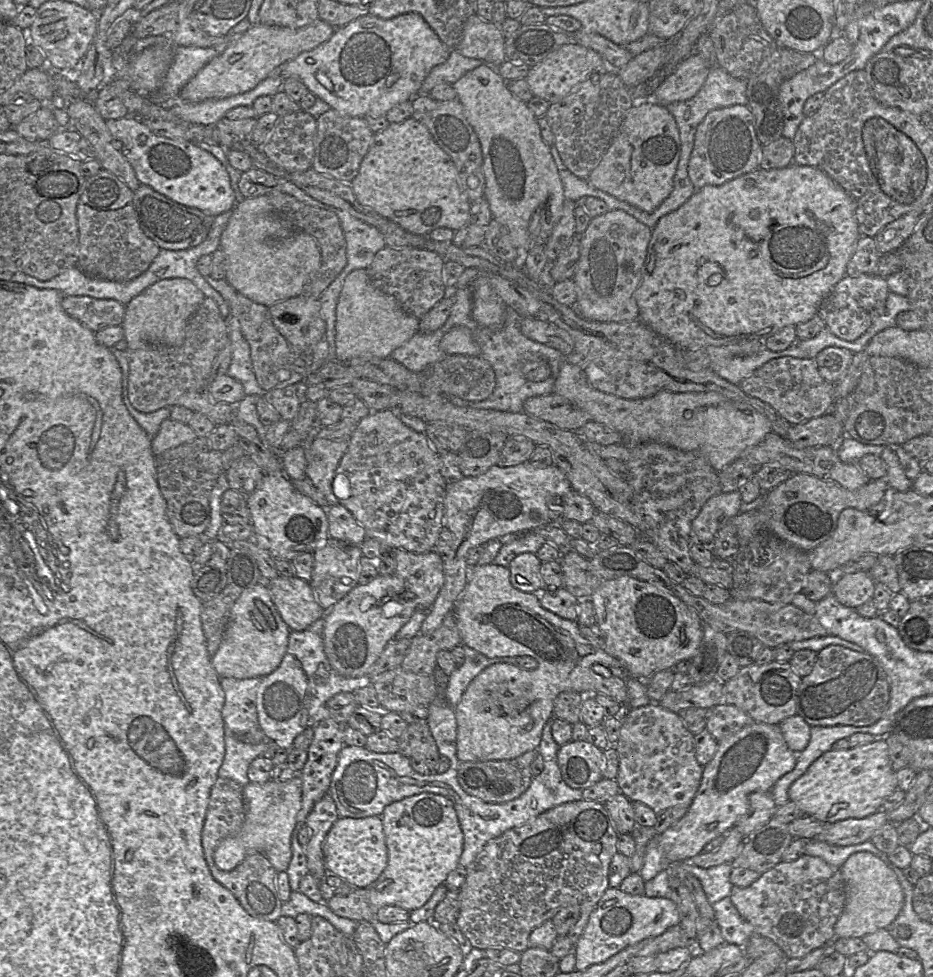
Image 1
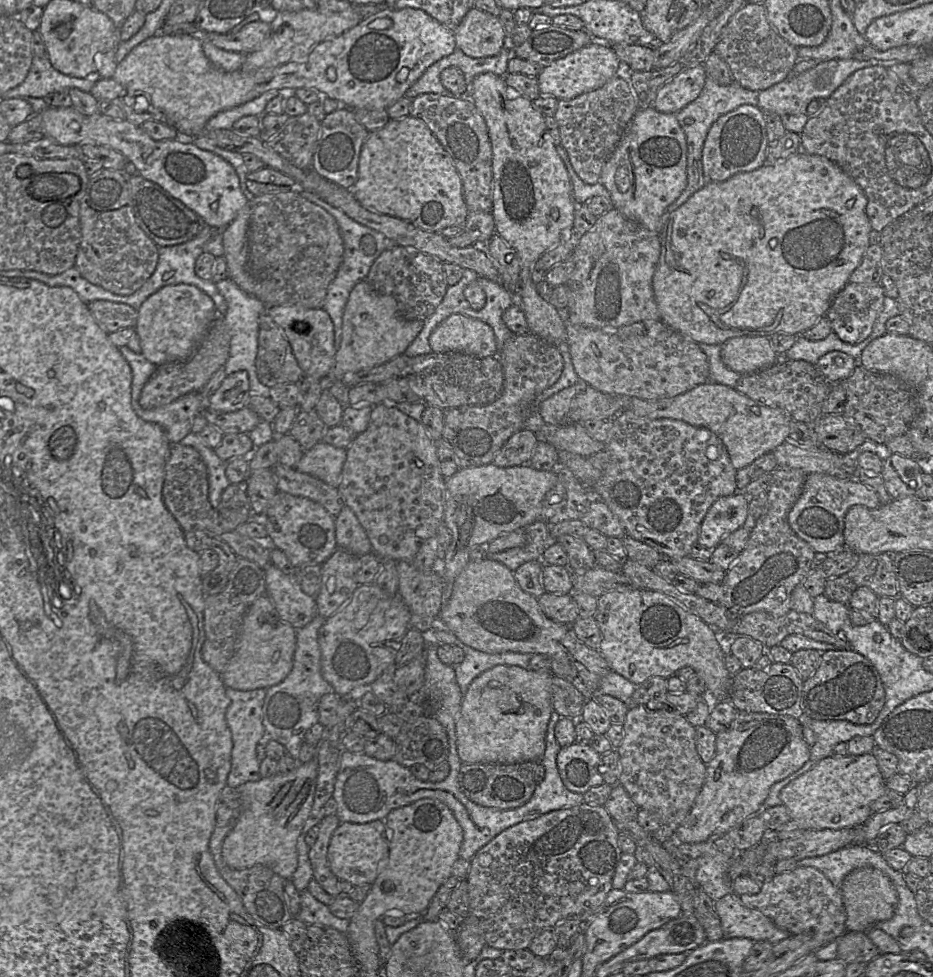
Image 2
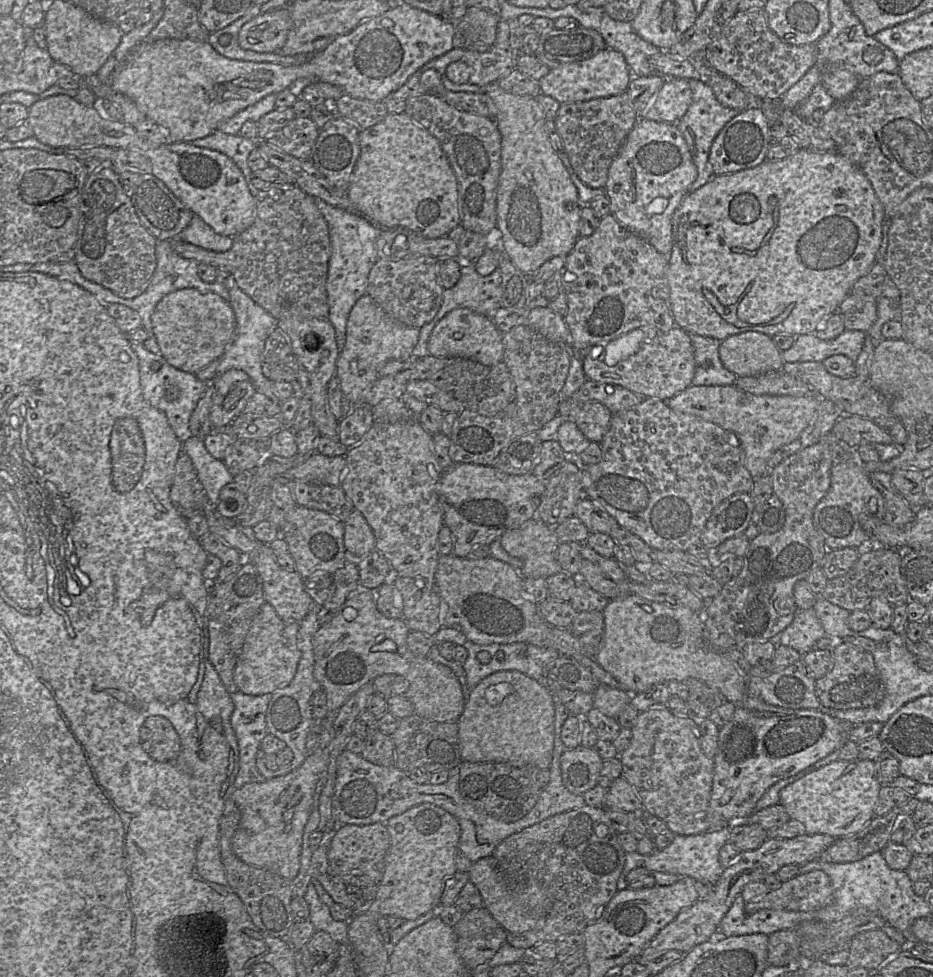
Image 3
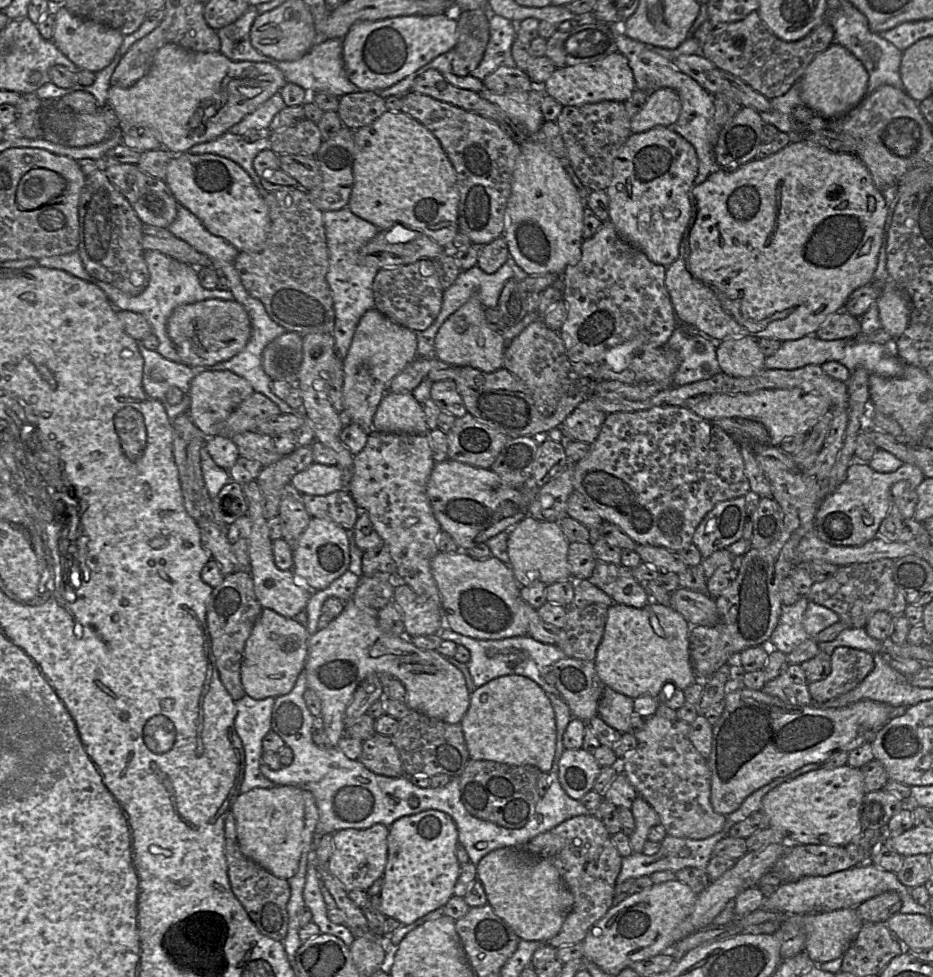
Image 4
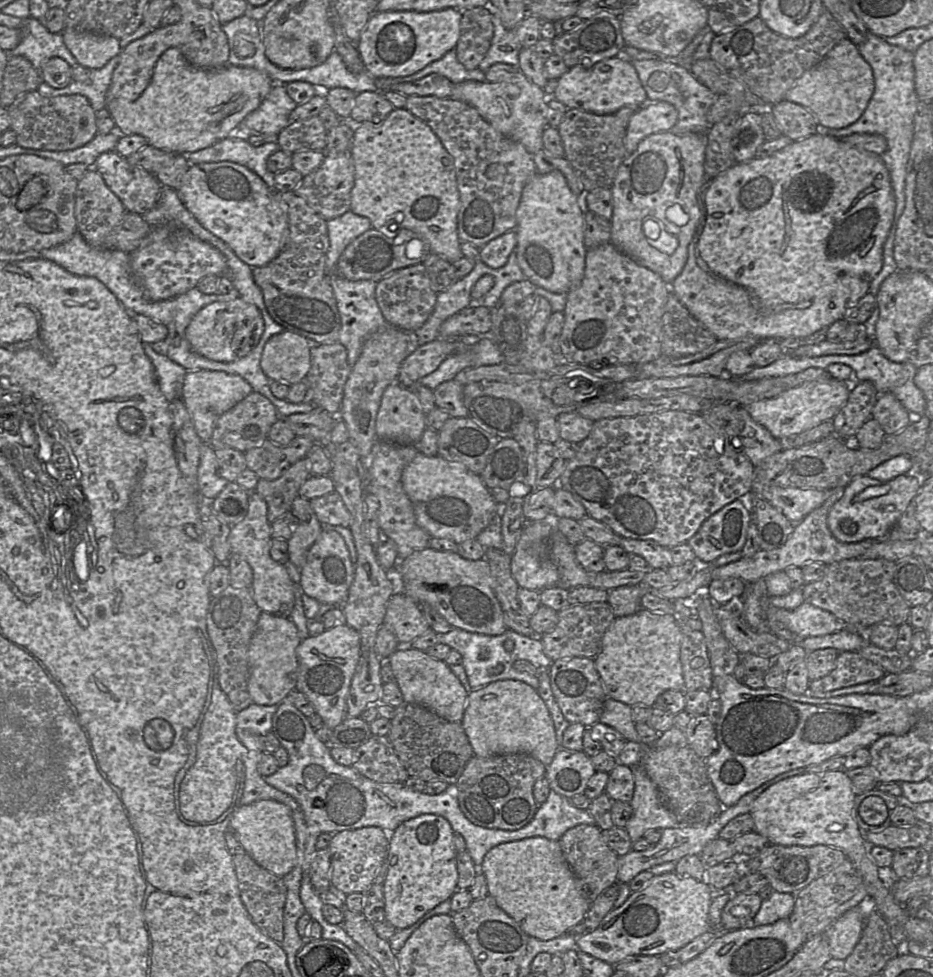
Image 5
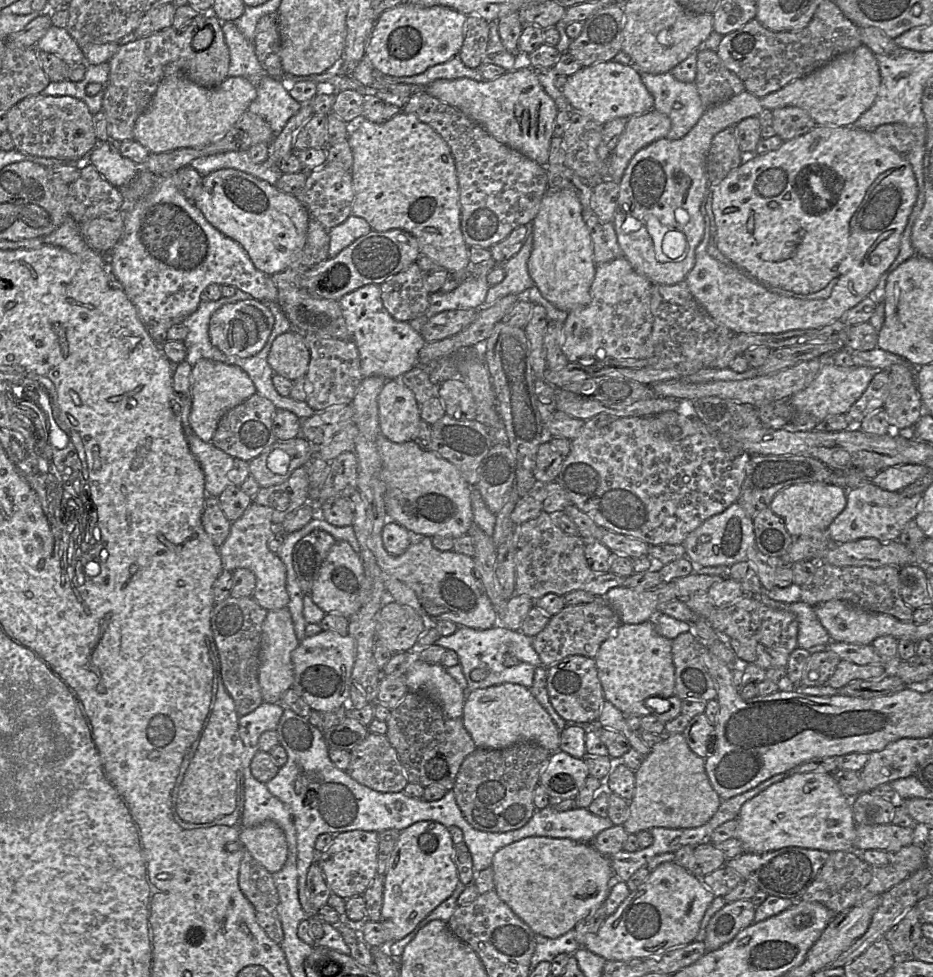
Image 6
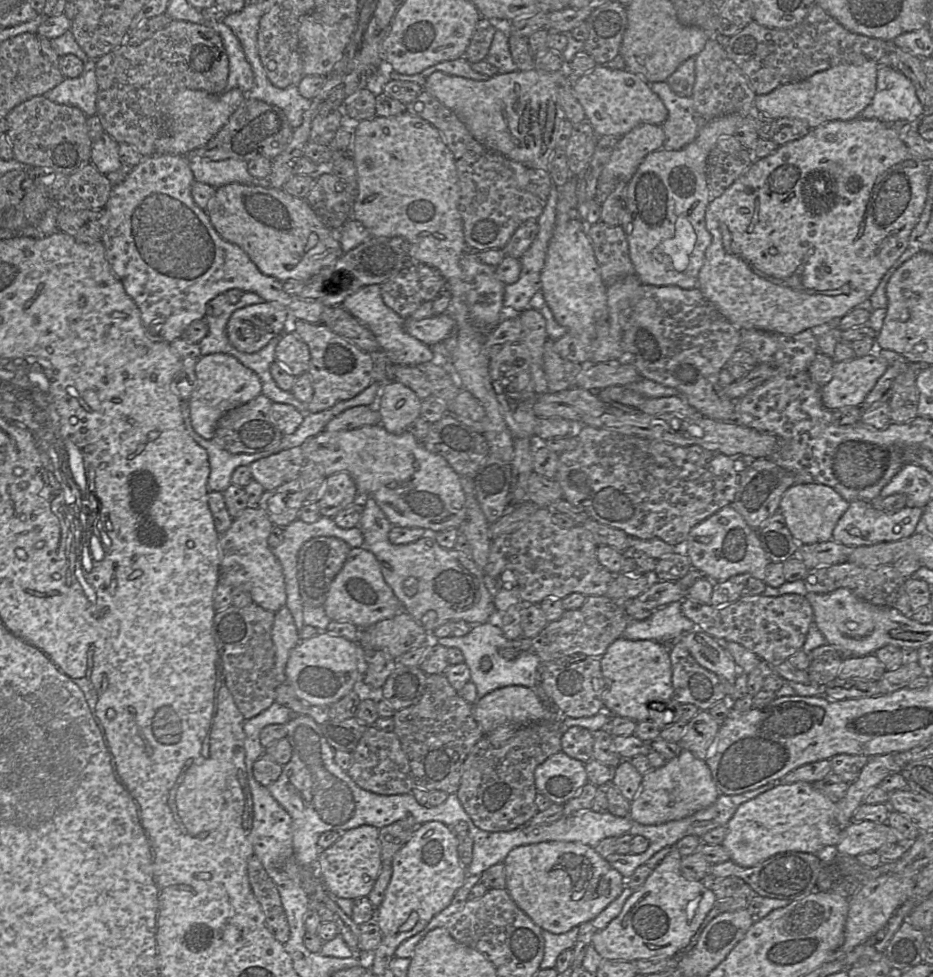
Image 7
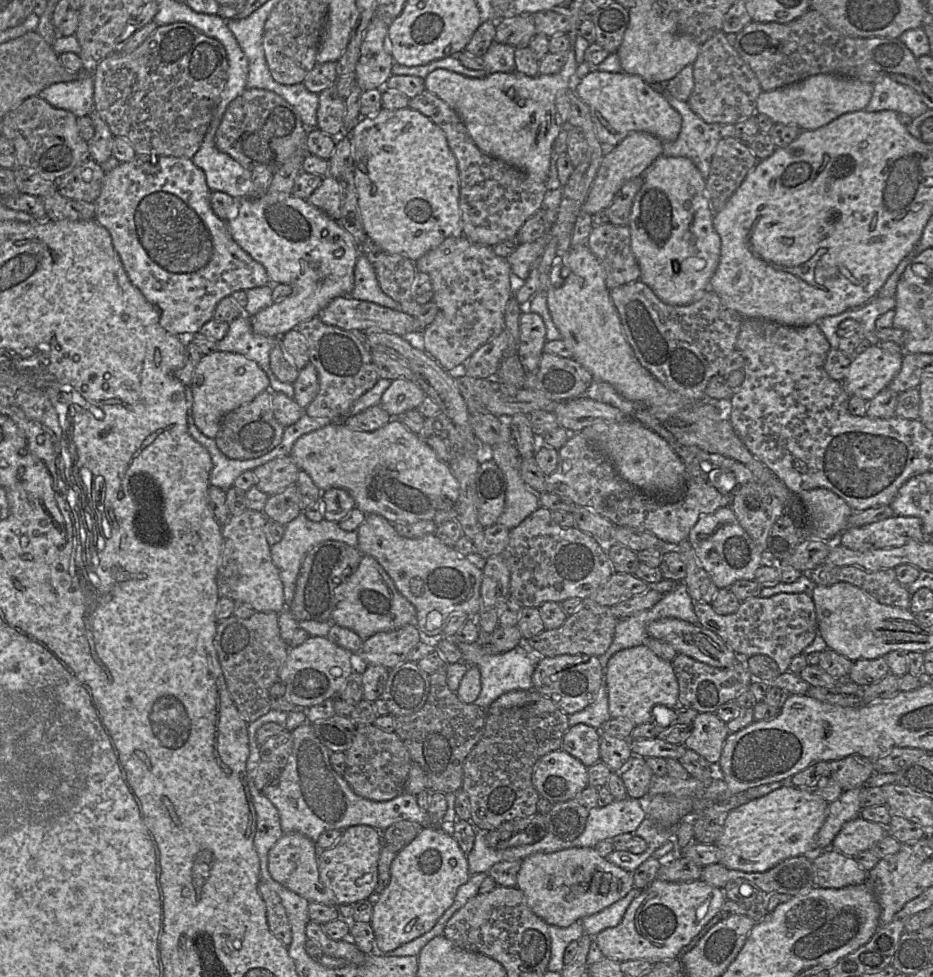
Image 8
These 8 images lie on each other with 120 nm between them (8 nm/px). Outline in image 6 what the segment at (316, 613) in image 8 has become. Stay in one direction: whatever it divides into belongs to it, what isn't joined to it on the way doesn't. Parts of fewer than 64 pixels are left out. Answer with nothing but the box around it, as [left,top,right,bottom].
[292,530,336,595]

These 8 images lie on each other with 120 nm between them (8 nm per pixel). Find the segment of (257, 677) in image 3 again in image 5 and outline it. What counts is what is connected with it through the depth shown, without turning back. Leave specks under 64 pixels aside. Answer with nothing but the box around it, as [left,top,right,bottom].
[248,613,301,705]

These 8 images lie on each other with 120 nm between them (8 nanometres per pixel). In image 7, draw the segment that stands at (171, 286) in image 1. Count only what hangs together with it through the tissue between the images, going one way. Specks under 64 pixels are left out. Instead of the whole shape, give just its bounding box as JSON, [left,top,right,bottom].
[227,302,289,353]

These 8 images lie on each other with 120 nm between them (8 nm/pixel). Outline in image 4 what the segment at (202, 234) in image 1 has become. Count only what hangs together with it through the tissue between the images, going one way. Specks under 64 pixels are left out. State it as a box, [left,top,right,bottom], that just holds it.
[102,163,178,228]

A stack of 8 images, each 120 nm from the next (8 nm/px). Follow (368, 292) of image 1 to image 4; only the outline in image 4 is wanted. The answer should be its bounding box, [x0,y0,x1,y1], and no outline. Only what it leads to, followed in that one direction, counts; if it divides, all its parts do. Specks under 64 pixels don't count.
[342,308,418,434]

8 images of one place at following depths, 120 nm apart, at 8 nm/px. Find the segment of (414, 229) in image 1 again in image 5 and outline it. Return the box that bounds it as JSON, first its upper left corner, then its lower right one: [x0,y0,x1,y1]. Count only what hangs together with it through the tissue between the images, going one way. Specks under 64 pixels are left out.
[350,108,464,264]

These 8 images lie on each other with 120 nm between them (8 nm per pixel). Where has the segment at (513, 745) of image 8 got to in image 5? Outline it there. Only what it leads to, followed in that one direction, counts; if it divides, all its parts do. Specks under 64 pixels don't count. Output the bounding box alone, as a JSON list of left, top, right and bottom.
[456,754,546,831]

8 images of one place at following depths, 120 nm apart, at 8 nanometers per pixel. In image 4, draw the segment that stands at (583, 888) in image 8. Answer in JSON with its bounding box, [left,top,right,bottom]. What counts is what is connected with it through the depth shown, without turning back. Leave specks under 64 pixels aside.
[476,845,574,943]

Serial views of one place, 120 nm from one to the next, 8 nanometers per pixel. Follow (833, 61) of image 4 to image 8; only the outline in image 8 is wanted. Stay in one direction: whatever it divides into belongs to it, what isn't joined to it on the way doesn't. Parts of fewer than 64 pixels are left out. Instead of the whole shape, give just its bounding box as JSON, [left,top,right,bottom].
[756,74,874,130]

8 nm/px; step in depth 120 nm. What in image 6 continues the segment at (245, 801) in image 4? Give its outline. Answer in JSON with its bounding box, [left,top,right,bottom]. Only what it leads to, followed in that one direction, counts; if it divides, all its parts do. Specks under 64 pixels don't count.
[239,821,288,873]

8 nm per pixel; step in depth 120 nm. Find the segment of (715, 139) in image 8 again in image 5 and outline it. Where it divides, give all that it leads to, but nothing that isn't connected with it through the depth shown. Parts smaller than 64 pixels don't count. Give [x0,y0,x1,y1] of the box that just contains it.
[631,59,717,135]

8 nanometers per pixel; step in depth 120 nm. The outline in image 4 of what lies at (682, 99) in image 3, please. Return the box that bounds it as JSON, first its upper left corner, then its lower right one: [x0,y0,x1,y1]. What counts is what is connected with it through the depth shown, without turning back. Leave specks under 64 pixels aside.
[631,88,682,133]

